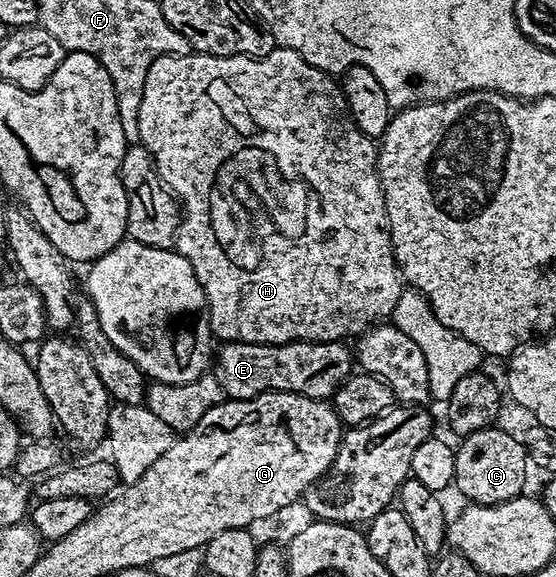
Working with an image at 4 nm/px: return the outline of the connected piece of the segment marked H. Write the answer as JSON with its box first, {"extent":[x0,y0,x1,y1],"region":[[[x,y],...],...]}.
{"extent":[139,47,404,344],"region":[[[276,47],[268,55],[263,57],[217,57],[207,53],[190,52],[187,57],[161,57],[148,67],[147,79],[144,81],[143,99],[139,109],[139,139],[140,143],[152,155],[154,170],[158,172],[159,179],[166,184],[167,189],[178,199],[180,206],[180,220],[178,223],[178,239],[176,251],[192,263],[192,271],[196,271],[196,279],[200,279],[200,287],[206,296],[206,308],[210,318],[210,331],[219,342],[238,342],[240,344],[288,344],[293,341],[342,341],[348,337],[361,335],[371,326],[385,322],[391,316],[396,307],[396,301],[400,299],[404,288],[401,273],[398,272],[398,264],[394,258],[394,248],[390,238],[388,227],[388,215],[384,207],[384,191],[380,187],[380,175],[378,174],[378,145],[375,138],[366,137],[358,128],[350,114],[346,112],[346,100],[342,94],[339,82],[331,74],[312,67],[296,51]]]}

